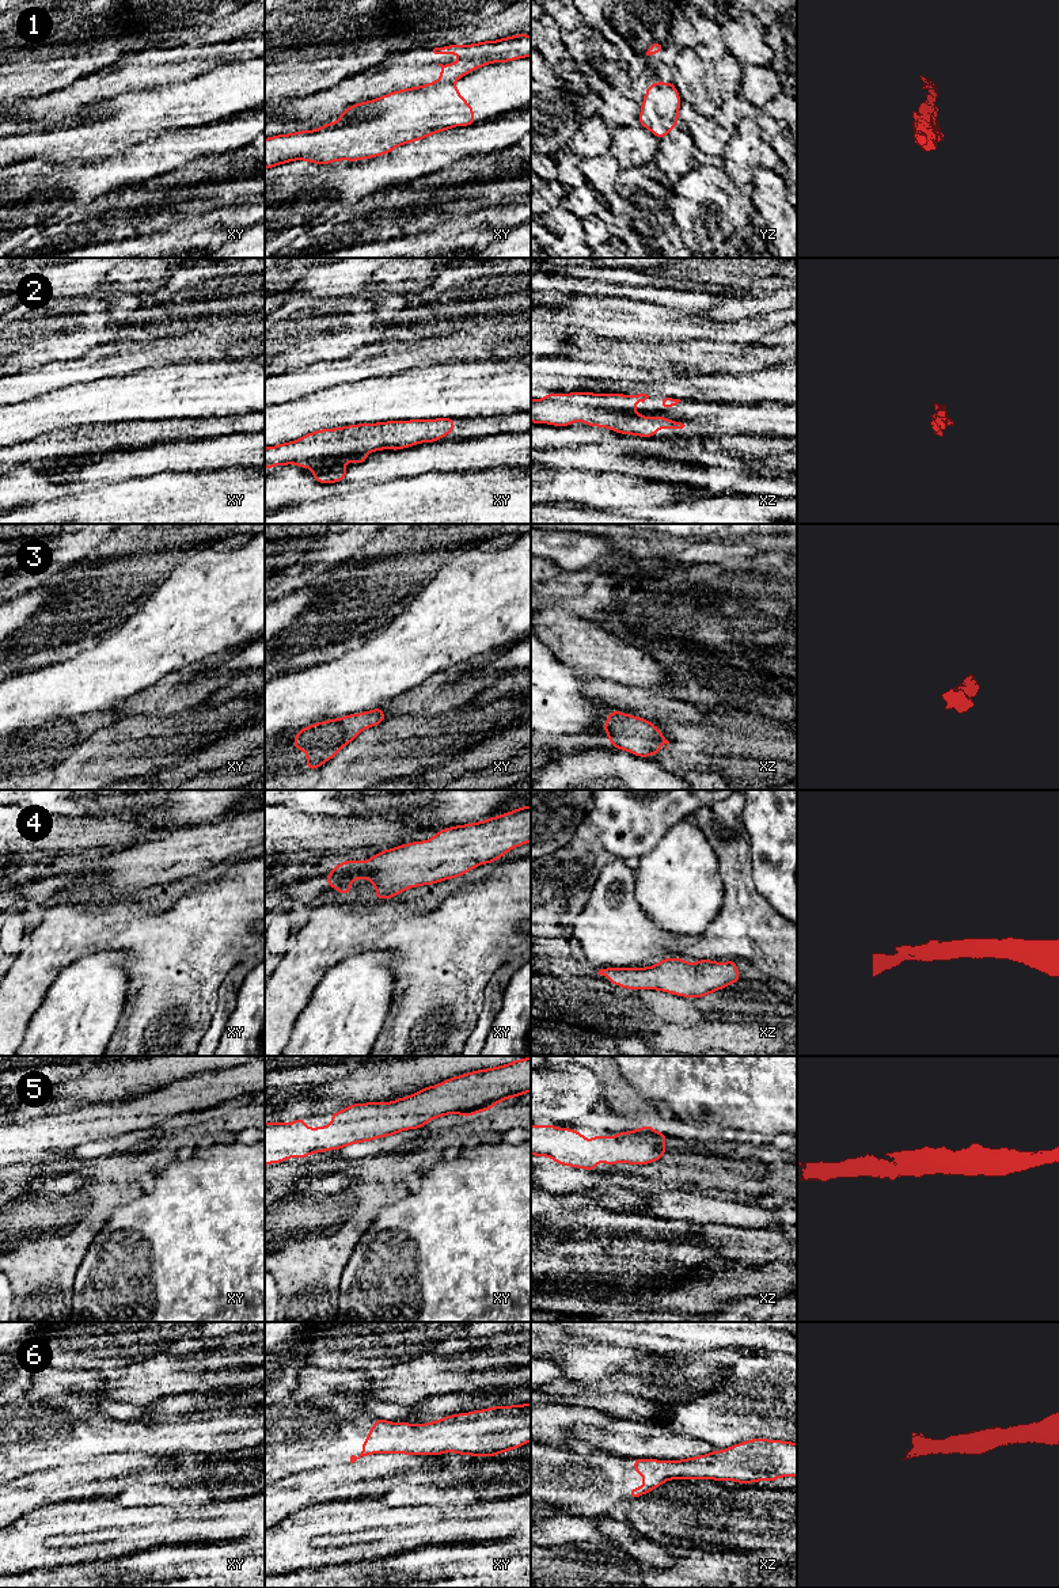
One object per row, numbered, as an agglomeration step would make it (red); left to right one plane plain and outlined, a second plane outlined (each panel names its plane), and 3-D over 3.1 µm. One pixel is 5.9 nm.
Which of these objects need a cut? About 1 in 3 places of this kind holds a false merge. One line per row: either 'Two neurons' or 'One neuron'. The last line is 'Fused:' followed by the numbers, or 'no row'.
1: Two neurons
2: One neuron
3: One neuron
4: One neuron
5: One neuron
6: One neuron
Fused: 1

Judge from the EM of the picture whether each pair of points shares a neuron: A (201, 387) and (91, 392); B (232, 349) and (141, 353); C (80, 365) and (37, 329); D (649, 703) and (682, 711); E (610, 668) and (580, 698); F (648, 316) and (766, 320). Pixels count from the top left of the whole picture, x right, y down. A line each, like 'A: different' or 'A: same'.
A: same
B: different
C: different
D: same
E: different
F: same

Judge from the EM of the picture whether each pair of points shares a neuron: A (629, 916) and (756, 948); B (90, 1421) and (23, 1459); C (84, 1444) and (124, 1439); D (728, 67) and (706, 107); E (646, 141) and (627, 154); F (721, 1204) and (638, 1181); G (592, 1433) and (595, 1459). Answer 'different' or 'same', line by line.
A: same
B: same
C: same
D: same
E: same
F: different
G: different

